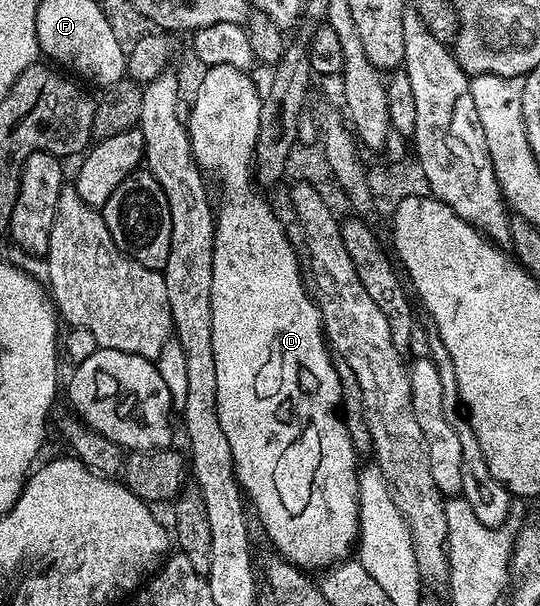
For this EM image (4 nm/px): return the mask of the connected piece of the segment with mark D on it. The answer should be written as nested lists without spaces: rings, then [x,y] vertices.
[[[214,64],[211,65],[211,67],[209,67],[205,72],[208,73],[206,73],[205,76],[201,78],[200,85],[198,85],[196,88],[196,97],[194,97],[192,100],[192,109],[189,110],[188,116],[186,112],[186,125],[188,129],[189,142],[192,144],[193,158],[205,173],[209,174],[209,172],[216,172],[216,180],[218,183],[220,183],[220,192],[222,195],[224,195],[224,201],[221,202],[220,208],[218,204],[218,207],[214,212],[214,235],[212,237],[212,285],[210,286],[210,294],[212,295],[212,357],[214,358],[214,374],[218,378],[218,402],[216,403],[216,409],[218,410],[218,422],[222,426],[222,434],[226,434],[226,442],[230,442],[232,462],[236,469],[236,481],[240,483],[243,495],[250,501],[251,507],[252,504],[254,507],[256,507],[256,512],[258,515],[260,515],[260,524],[262,527],[264,527],[265,534],[268,535],[270,539],[272,539],[273,546],[276,547],[273,549],[275,549],[277,553],[282,554],[284,559],[287,560],[289,564],[294,564],[297,566],[305,566],[304,564],[309,564],[309,566],[312,568],[318,567],[319,564],[334,563],[333,565],[335,565],[337,562],[343,561],[345,557],[349,555],[348,547],[350,547],[351,544],[353,547],[353,545],[357,543],[358,533],[360,531],[360,495],[358,494],[358,482],[356,481],[356,477],[358,475],[358,463],[356,464],[358,453],[355,446],[352,444],[350,434],[346,430],[346,426],[344,425],[344,418],[340,409],[340,372],[338,371],[338,367],[336,368],[337,361],[334,359],[333,353],[330,351],[330,345],[326,339],[324,321],[320,318],[320,309],[318,307],[317,301],[310,295],[309,289],[308,292],[306,289],[304,289],[304,280],[302,277],[300,277],[300,260],[298,257],[296,257],[295,250],[292,249],[295,248],[293,241],[289,240],[288,235],[286,235],[284,232],[284,228],[278,223],[278,221],[276,221],[276,216],[274,213],[272,213],[271,203],[269,203],[265,197],[263,200],[262,197],[255,196],[255,194],[252,193],[252,188],[254,189],[253,156],[255,154],[255,142],[258,138],[259,130],[259,110],[262,97],[261,89],[256,89],[256,84],[251,80],[250,77],[248,77],[249,73],[247,71],[234,68],[231,64]]]

